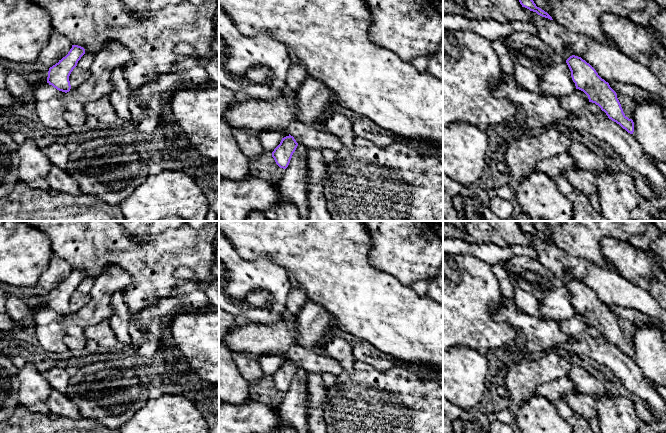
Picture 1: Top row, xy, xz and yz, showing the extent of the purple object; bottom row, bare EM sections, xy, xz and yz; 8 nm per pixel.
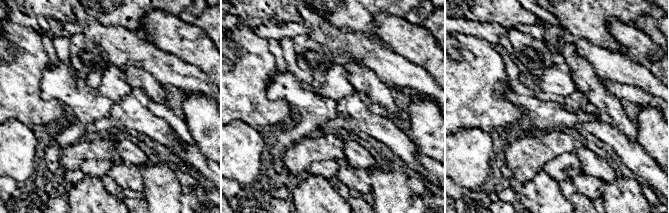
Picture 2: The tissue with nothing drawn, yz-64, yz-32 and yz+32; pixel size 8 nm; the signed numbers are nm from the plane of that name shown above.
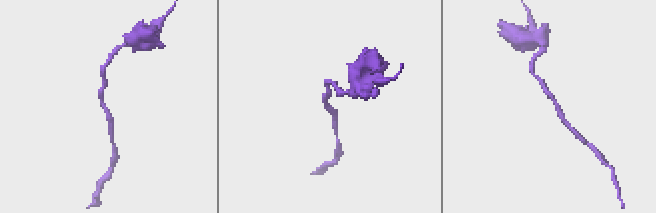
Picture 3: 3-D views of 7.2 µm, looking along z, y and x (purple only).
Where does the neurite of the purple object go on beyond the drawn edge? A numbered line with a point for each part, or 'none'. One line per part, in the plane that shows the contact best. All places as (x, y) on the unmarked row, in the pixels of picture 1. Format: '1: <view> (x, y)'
none

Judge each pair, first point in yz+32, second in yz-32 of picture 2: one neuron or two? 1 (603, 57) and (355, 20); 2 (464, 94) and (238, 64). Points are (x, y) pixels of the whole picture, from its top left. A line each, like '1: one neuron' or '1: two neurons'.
1: two neurons
2: one neuron

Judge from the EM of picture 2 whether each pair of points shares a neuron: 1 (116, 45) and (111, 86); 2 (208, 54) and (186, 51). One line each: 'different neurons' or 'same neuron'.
1: different neurons
2: same neuron

